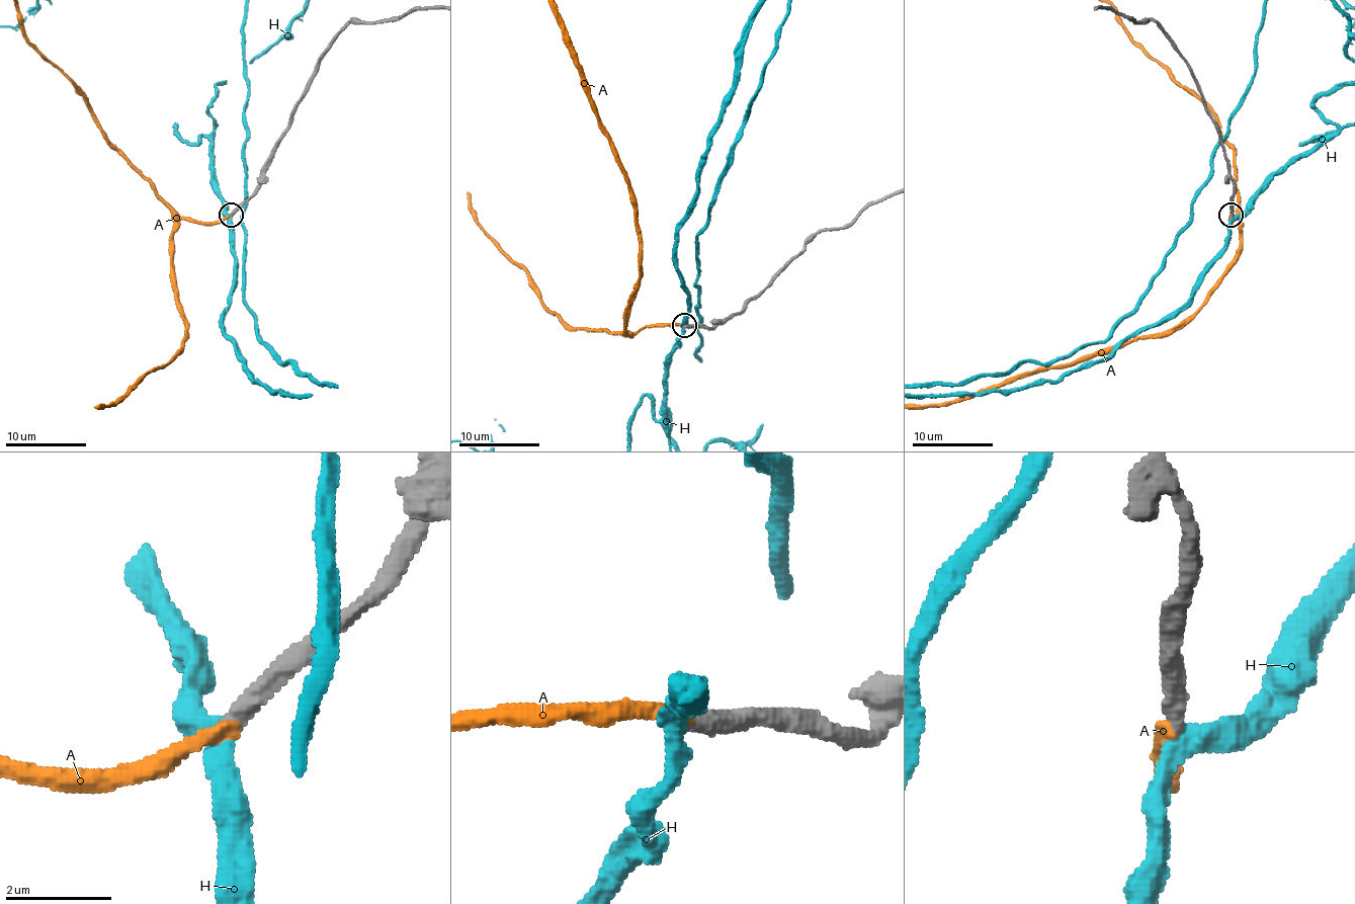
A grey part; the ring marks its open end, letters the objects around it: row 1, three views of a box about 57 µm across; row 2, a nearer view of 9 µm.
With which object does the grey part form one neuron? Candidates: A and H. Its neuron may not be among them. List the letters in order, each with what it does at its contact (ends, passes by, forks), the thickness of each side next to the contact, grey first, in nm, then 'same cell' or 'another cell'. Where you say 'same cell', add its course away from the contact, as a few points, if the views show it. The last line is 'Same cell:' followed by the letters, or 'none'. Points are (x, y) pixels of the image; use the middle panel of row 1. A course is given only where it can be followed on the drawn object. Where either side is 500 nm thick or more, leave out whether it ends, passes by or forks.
A: it ends | 360/300 nm | same cell
H: it passes by | 360/340 nm | another cell
Same cell: A

